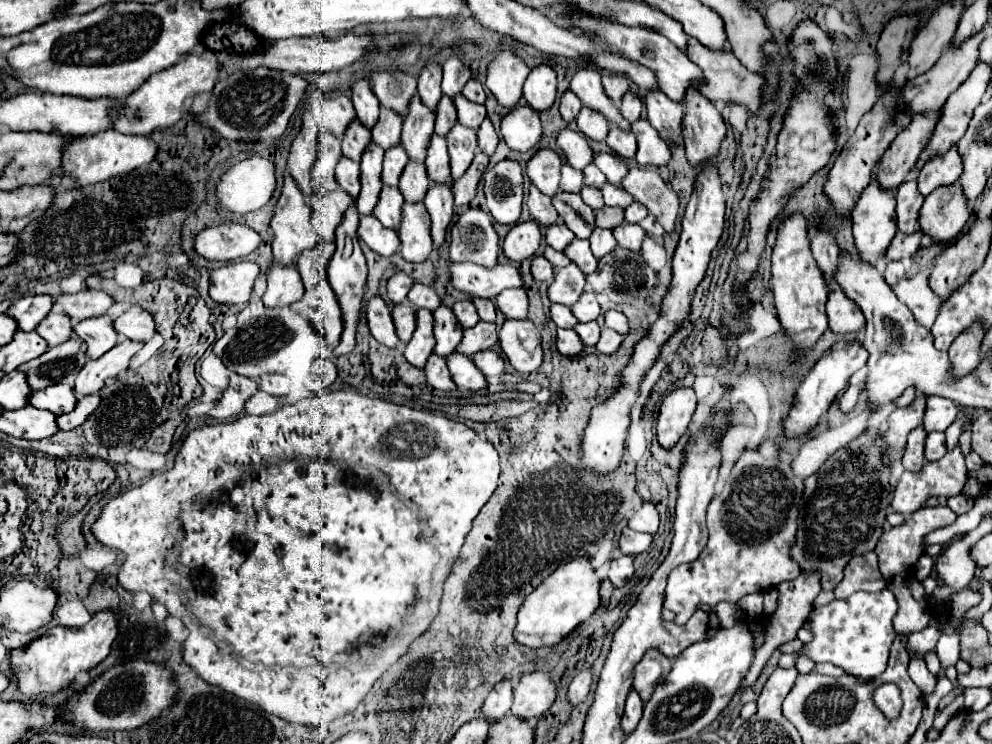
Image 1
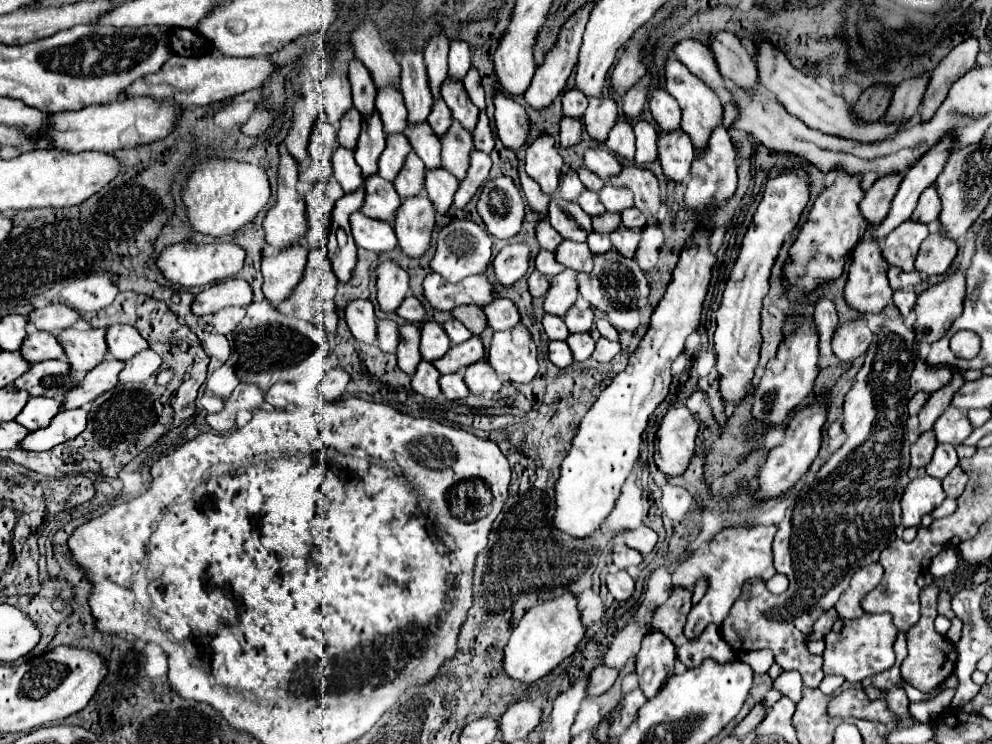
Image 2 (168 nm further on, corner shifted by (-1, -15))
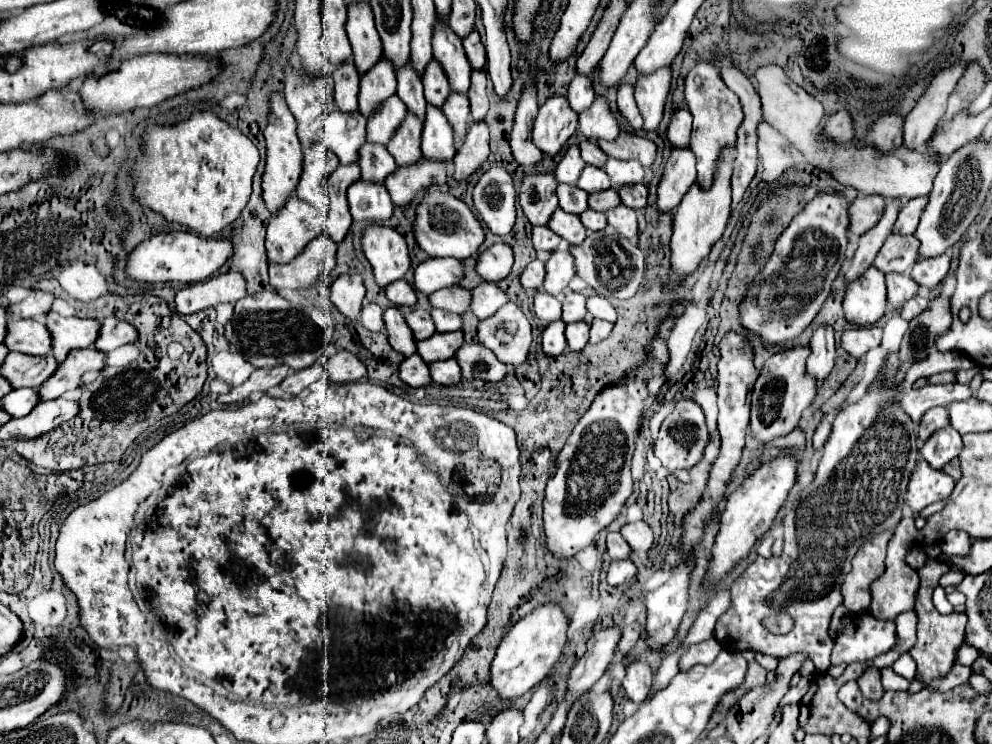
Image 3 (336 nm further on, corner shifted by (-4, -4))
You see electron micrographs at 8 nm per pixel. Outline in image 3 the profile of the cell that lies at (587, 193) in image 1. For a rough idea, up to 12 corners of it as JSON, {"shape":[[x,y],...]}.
{"shape":[[586,167],[578,187],[586,193],[610,189],[610,179],[602,169]]}

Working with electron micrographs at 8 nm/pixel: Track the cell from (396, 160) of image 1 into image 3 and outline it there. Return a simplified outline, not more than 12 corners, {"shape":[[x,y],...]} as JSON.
{"shape":[[392,95],[368,119],[368,141],[388,145],[406,117]]}

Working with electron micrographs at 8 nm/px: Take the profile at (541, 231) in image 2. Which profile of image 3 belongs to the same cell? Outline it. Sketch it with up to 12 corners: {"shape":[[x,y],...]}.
{"shape":[[552,175],[526,177],[520,205],[532,225],[558,207]]}

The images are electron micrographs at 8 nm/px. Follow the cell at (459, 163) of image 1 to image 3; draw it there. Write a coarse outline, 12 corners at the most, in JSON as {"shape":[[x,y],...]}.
{"shape":[[450,93],[442,113],[464,143],[472,123],[468,97]]}

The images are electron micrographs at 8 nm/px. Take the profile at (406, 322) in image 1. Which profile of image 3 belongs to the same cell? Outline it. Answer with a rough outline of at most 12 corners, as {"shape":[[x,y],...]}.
{"shape":[[366,303],[360,321],[374,333],[384,333],[384,309]]}

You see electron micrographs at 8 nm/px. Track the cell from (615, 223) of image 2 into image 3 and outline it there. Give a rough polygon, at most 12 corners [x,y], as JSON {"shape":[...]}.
{"shape":[[614,189],[594,193],[588,205],[606,213],[622,201]]}

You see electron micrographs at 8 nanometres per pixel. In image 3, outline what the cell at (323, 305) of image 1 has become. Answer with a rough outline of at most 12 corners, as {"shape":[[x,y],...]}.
{"shape":[[322,233],[286,265],[270,265],[270,285],[308,289],[336,267],[336,243]]}

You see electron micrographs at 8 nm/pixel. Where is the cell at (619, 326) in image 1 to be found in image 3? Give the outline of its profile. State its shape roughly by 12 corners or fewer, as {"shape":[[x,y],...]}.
{"shape":[[594,295],[588,311],[596,319],[616,323],[616,311],[608,299]]}

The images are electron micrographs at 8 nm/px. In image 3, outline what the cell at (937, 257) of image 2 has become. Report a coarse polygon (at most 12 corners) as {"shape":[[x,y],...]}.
{"shape":[[950,255],[914,263],[910,277],[934,289],[946,277]]}

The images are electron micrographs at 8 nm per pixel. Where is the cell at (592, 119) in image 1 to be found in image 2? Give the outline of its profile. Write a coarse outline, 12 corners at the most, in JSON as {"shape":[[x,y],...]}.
{"shape":[[611,96],[589,98],[583,124],[591,138],[605,142],[617,116]]}

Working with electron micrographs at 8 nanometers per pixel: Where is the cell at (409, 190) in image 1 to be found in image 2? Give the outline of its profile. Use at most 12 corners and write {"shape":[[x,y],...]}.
{"shape":[[411,150],[393,180],[401,198],[423,190],[425,164]]}

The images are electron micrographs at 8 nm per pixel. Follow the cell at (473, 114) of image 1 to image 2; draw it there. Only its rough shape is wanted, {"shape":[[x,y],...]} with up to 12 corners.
{"shape":[[447,76],[441,98],[467,130],[477,124],[479,108],[463,82]]}

